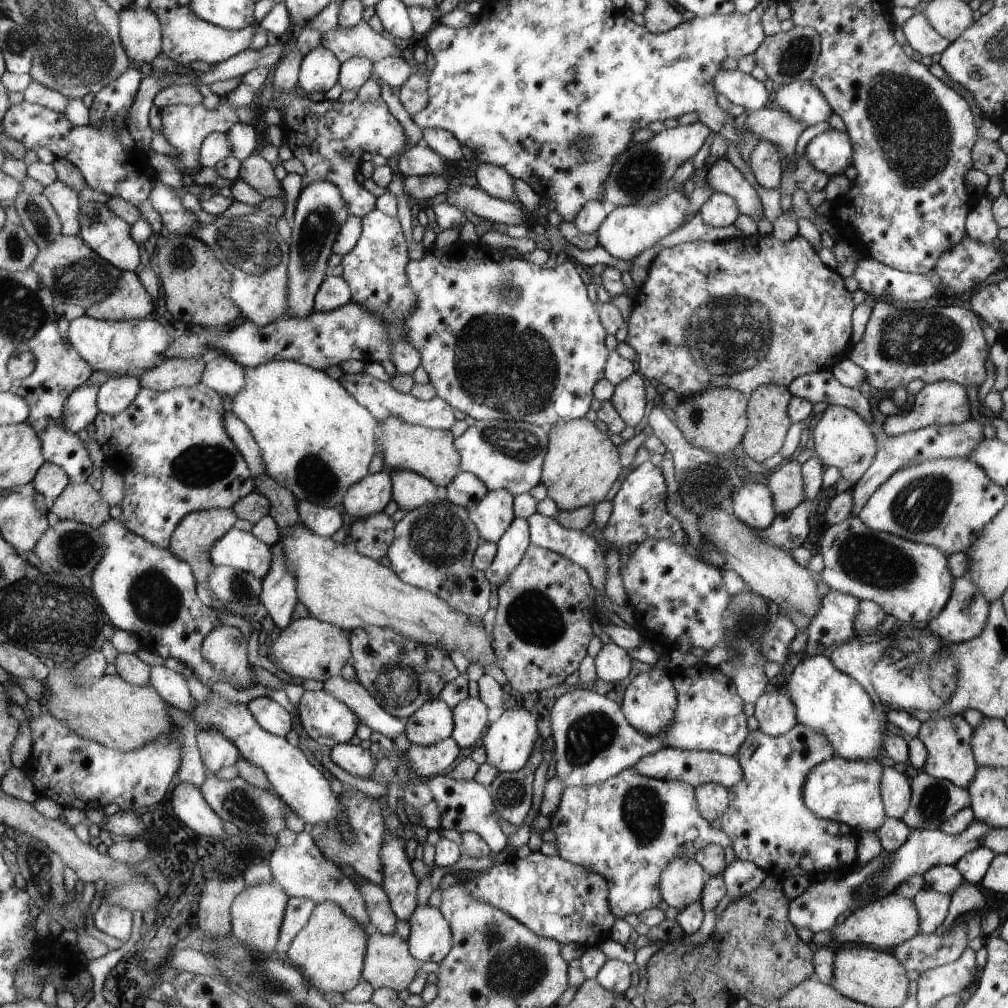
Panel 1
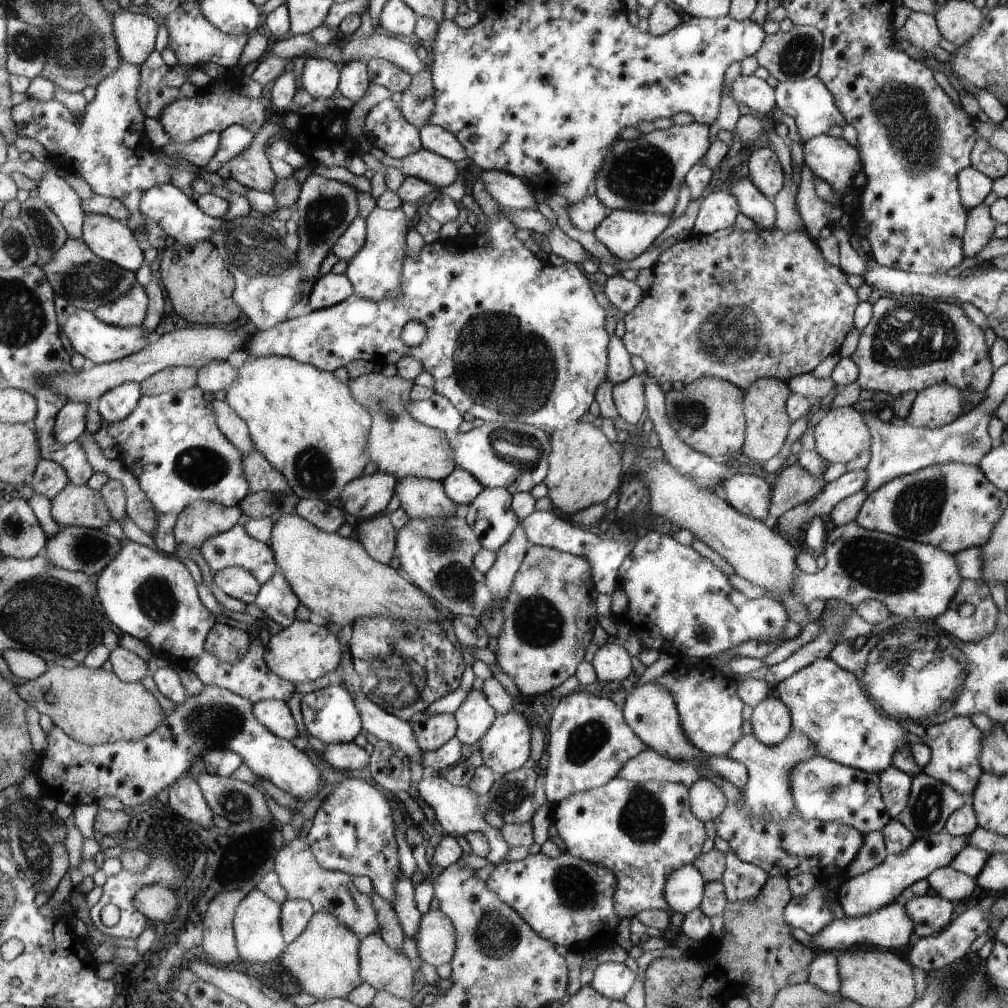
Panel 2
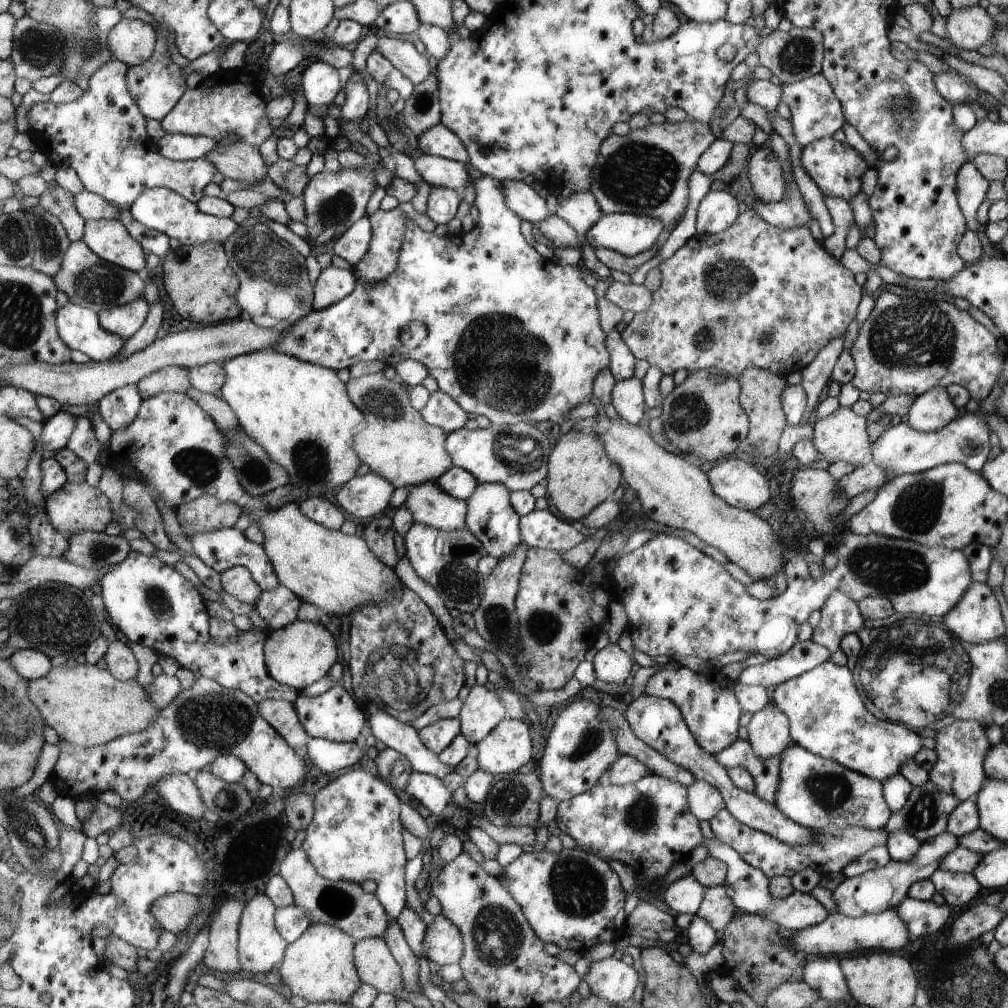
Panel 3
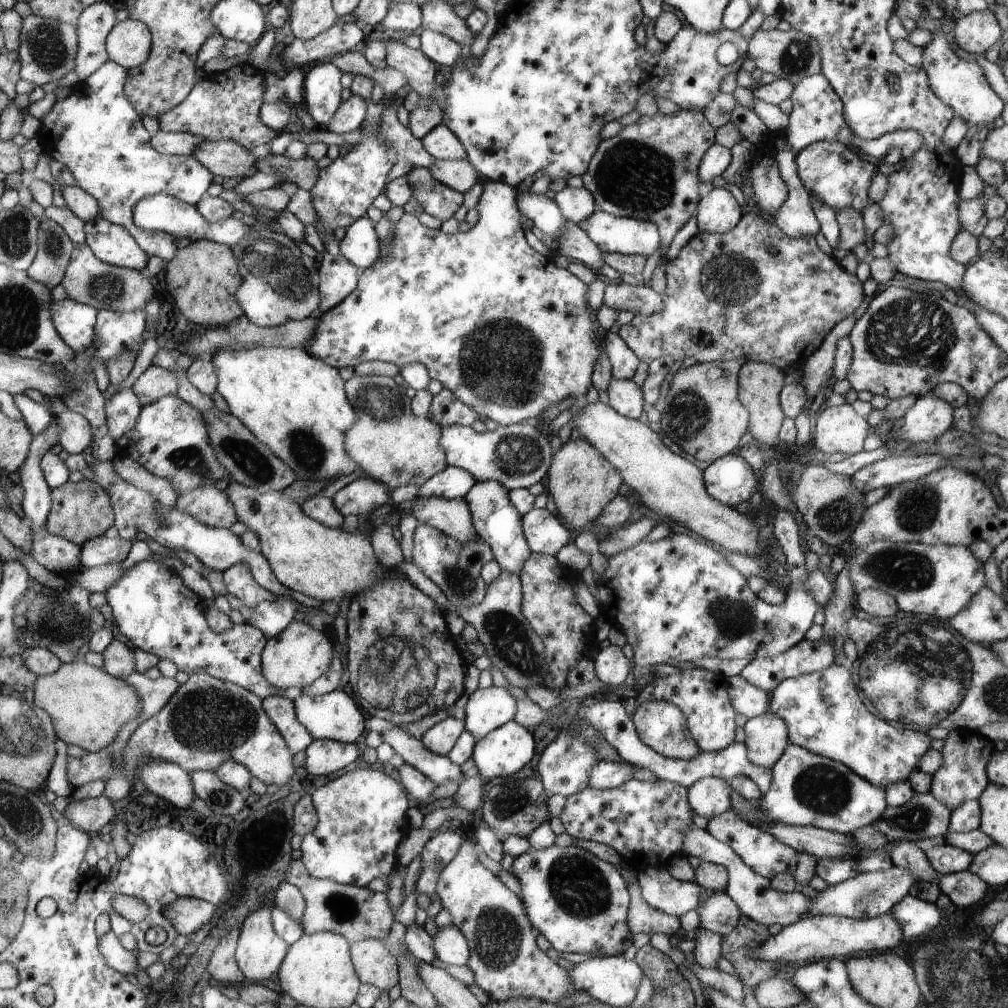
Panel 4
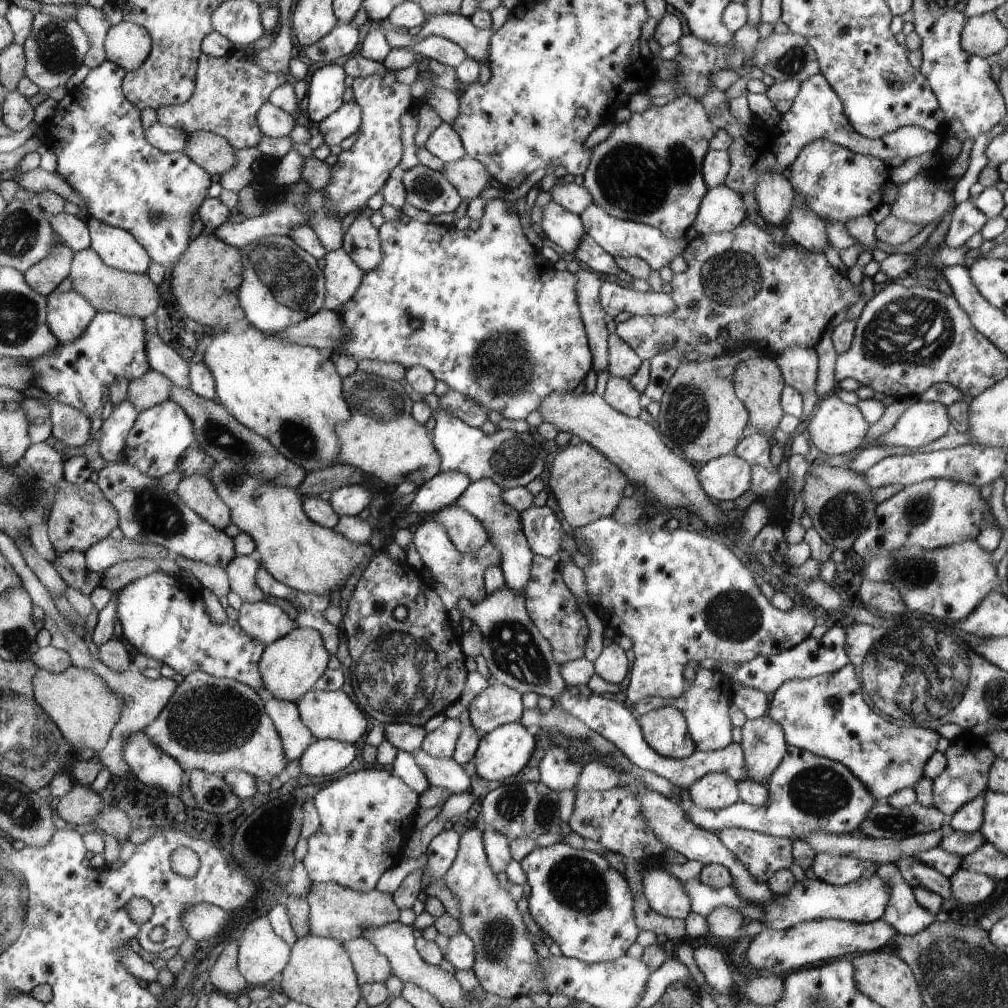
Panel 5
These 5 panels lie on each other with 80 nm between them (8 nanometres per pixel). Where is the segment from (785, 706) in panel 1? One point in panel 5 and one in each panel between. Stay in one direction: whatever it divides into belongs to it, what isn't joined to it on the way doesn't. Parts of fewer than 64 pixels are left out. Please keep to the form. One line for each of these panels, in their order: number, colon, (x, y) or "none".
2: (771, 720)
3: (768, 728)
4: (766, 735)
5: (764, 745)

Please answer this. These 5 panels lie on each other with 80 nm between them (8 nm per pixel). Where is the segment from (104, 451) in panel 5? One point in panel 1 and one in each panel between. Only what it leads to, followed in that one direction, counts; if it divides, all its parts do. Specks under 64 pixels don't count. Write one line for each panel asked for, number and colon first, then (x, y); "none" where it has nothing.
1: (117, 393)
2: (118, 402)
3: (119, 408)
4: (122, 409)

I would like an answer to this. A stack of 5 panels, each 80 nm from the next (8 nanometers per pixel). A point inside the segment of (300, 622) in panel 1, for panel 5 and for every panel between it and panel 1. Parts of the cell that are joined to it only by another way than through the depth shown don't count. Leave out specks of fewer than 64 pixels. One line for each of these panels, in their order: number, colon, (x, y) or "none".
2: (304, 651)
3: (300, 654)
4: (300, 655)
5: (290, 666)

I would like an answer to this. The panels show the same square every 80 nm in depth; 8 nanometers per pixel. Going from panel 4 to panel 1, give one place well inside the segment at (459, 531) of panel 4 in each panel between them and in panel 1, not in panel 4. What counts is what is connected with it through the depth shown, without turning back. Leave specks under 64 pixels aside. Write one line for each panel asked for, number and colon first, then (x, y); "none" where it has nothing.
1: (411, 490)
2: (419, 497)
3: (427, 502)

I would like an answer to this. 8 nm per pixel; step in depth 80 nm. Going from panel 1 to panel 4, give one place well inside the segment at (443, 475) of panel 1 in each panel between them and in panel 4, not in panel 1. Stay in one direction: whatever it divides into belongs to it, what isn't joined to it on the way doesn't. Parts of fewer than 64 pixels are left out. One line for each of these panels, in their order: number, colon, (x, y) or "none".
2: (398, 445)
3: (397, 443)
4: (393, 445)

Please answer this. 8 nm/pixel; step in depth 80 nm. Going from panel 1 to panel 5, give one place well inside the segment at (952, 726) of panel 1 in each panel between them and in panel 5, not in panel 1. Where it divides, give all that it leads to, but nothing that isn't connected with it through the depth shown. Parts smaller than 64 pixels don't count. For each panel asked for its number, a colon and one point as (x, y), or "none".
2: (955, 745)
3: (961, 746)
4: (962, 776)
5: (964, 778)

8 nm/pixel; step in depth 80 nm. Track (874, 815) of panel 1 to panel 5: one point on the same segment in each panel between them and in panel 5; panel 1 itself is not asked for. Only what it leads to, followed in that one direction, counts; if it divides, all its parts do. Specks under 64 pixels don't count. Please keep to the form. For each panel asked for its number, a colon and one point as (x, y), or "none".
2: (823, 790)
3: (814, 791)
4: (807, 790)
5: (808, 793)

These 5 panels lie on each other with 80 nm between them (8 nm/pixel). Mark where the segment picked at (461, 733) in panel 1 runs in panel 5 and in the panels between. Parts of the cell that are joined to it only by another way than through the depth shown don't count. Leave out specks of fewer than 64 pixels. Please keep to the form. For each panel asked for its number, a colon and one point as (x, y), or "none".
2: (474, 716)
3: (482, 710)
4: (488, 708)
5: (499, 704)

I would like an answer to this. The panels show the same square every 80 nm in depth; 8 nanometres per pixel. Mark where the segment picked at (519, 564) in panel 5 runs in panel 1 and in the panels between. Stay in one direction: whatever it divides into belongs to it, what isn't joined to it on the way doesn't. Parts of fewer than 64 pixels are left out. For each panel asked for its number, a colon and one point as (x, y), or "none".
1: (493, 515)
2: (490, 515)
3: (491, 517)
4: (498, 523)

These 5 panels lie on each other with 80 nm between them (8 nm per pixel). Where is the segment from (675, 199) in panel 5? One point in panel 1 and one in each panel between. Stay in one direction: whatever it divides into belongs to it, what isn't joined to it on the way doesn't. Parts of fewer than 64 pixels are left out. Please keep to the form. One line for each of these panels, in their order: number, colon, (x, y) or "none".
1: (642, 175)
2: (644, 175)
3: (646, 172)
4: (650, 170)

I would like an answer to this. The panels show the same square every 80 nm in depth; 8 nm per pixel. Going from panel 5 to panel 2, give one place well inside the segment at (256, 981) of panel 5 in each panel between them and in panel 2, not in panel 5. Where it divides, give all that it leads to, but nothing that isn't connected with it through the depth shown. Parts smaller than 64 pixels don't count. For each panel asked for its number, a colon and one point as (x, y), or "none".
2: (258, 920)
3: (261, 945)
4: (261, 952)

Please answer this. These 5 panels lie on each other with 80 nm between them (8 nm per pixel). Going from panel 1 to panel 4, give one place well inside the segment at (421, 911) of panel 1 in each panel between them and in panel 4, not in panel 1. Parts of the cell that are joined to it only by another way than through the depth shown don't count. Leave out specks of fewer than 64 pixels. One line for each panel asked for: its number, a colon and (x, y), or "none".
2: (435, 942)
3: (443, 943)
4: (450, 945)

